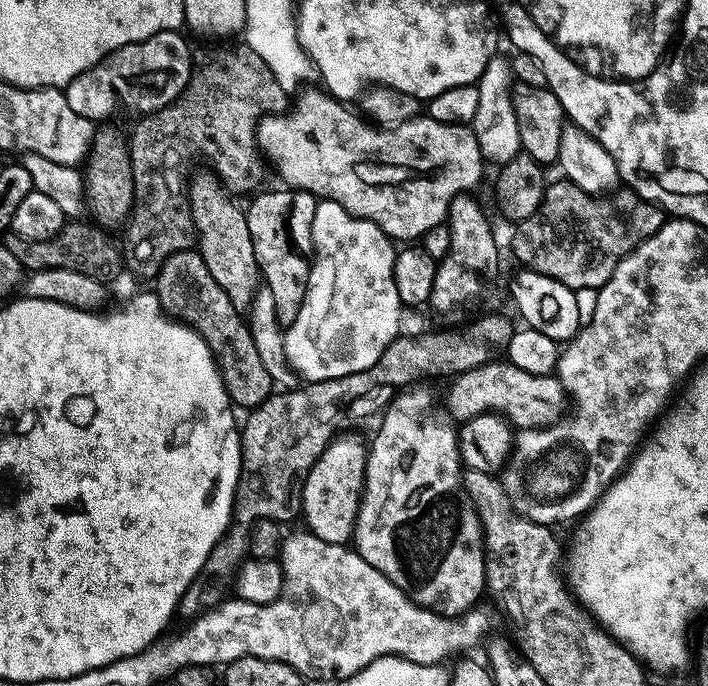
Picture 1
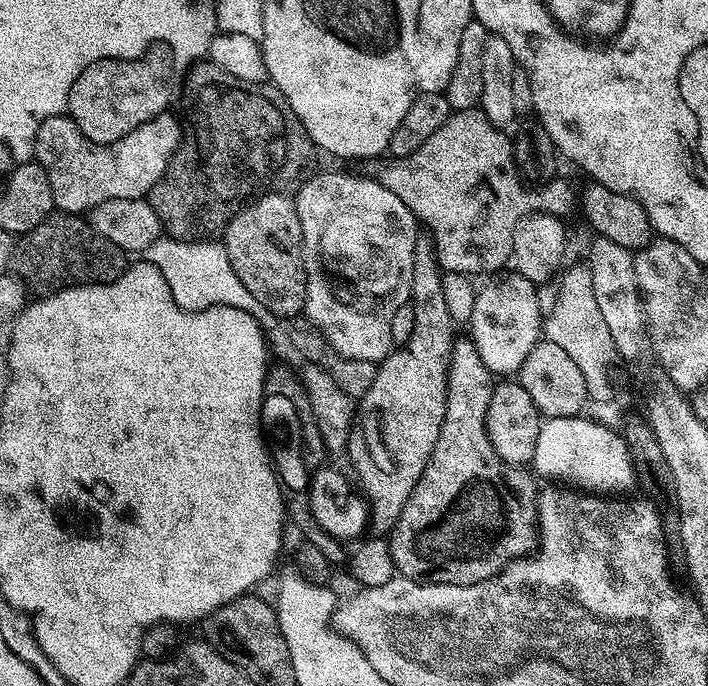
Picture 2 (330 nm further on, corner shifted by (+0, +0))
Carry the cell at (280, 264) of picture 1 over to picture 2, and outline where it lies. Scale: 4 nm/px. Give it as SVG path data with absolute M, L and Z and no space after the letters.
M265 194L245 203L222 233L234 274L270 310L281 318L296 318L304 312L306 274L302 222L298 222L295 199L288 194Z

